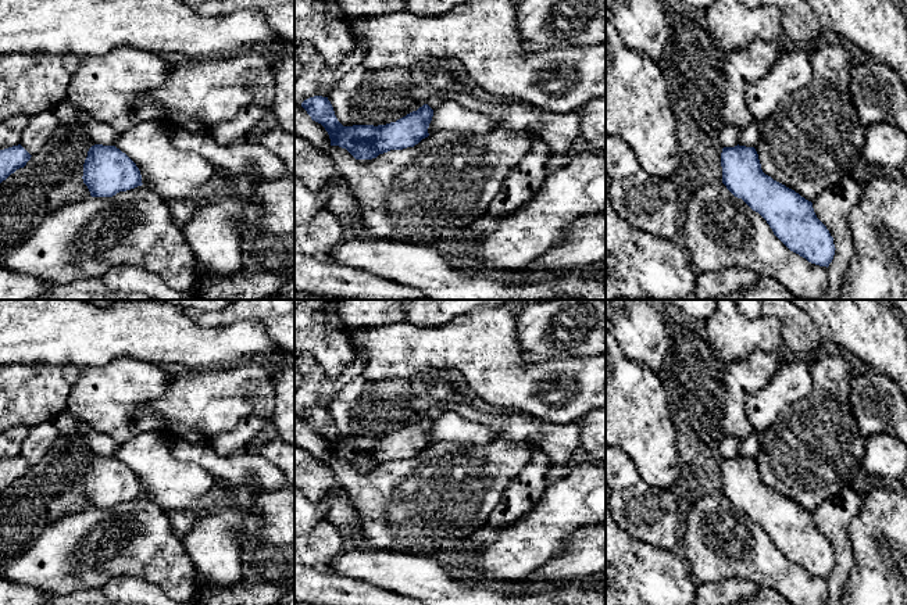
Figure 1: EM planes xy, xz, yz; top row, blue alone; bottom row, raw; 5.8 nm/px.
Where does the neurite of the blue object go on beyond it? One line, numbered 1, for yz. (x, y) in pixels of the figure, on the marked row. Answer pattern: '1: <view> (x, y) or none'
1: none

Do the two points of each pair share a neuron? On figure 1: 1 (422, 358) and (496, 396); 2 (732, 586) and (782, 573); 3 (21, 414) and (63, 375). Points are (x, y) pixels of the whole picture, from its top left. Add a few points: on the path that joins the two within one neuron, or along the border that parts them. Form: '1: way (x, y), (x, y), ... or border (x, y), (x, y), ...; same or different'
1: way (440, 358), (459, 358), (478, 378); same
2: border (718, 582), (728, 579), (753, 580), (761, 587); different
3: way (31, 404), (53, 383); same

